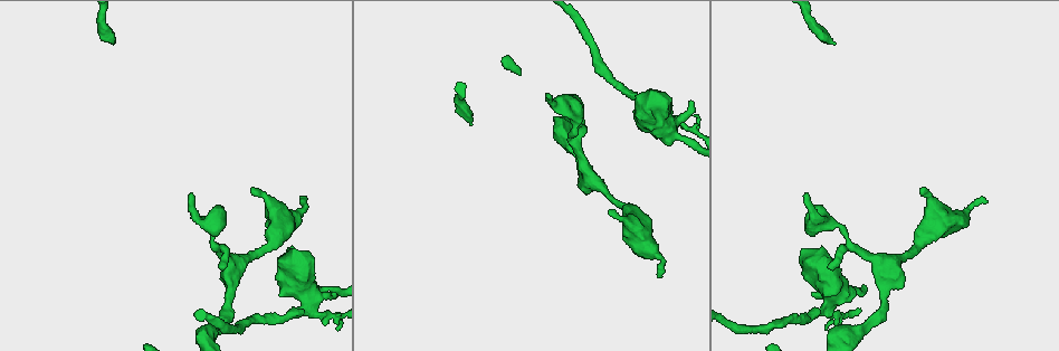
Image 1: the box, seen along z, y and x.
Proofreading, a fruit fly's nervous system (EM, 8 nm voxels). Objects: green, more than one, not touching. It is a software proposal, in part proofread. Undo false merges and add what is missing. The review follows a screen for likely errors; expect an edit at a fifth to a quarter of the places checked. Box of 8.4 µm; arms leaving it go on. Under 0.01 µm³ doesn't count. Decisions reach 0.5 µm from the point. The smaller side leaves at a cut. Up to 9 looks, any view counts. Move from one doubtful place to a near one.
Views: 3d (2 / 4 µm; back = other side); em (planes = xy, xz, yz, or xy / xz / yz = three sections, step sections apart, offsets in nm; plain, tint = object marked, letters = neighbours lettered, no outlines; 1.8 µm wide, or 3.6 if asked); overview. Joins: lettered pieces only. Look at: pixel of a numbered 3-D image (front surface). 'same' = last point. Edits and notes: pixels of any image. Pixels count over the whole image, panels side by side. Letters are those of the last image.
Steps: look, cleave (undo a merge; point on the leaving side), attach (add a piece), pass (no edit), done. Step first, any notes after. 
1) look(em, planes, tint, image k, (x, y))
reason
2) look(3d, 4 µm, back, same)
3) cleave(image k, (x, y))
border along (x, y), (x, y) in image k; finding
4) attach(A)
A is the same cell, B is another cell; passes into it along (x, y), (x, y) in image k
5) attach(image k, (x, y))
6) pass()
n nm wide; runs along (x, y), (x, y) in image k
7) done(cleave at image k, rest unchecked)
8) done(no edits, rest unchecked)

look(3d, 4 µm, image 1, (832, 298))
abrupt turn

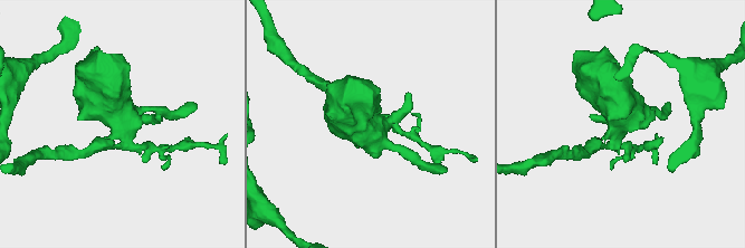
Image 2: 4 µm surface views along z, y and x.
look(em, 3.6 µm, planes, letters, image 2, (122, 122))
now the EM

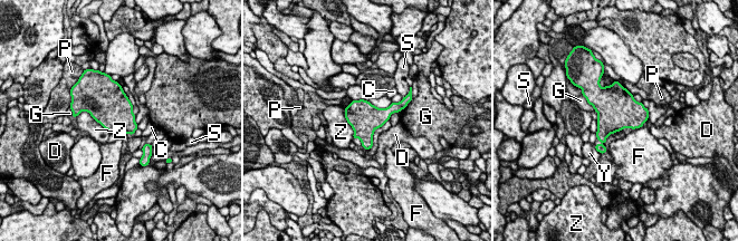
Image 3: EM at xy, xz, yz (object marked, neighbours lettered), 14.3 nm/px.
pass()
460 nm wide; C, D, F, G, P, S, Y and Z are other cells; border along (79, 113), (87, 112), (109, 133) in image 3; one cell here

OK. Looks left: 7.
look(em, yz, step 16, letters, image 1, (986, 201))
branch stops here

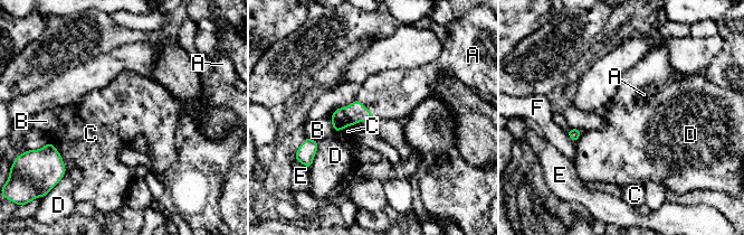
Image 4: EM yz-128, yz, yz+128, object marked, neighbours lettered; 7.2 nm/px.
look(em, planes, letters, same)

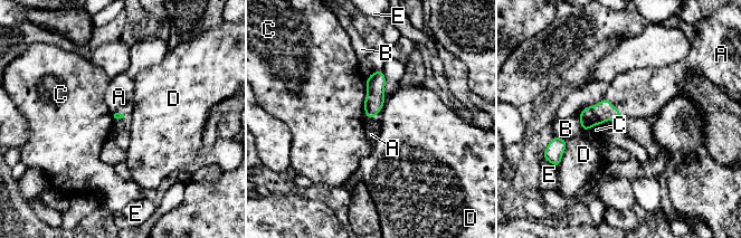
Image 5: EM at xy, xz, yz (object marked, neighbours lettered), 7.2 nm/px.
attach(A)
A is the same cell, B, C, D and E are other cells; passes into it along (374, 101), (374, 115), (371, 134) in image 5; the cell continues

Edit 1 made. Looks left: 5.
look(3d, 2 µm, image 1, (224, 266))
branch stops here

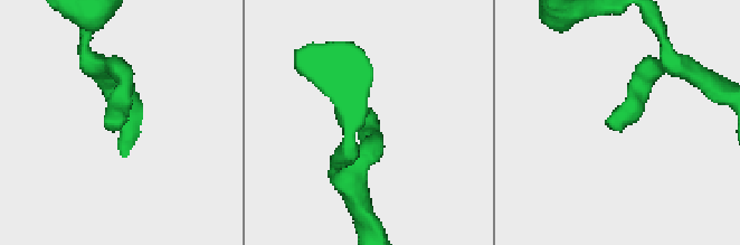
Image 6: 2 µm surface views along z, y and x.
look(em, xz, step 4, tint, image 6, (120, 121))

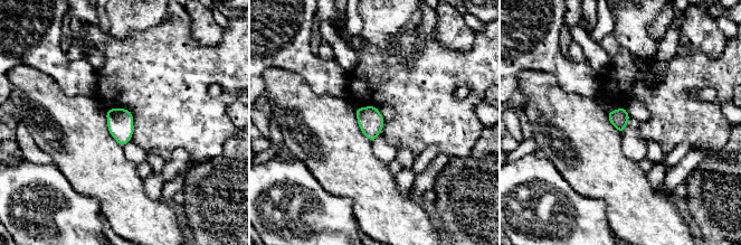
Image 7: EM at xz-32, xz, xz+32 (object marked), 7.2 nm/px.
look(em, planes, letters, same)

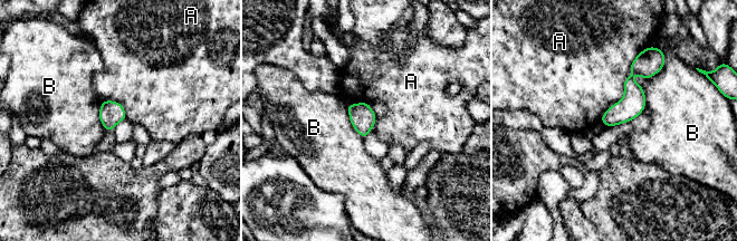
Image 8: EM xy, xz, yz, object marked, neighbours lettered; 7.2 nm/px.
pass()
170 nm wide; A and B are other cells; border along (629, 74), (623, 96), (600, 119) in image 8; none of them fits

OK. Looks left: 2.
done(attach at image 5, rest unchecked)

